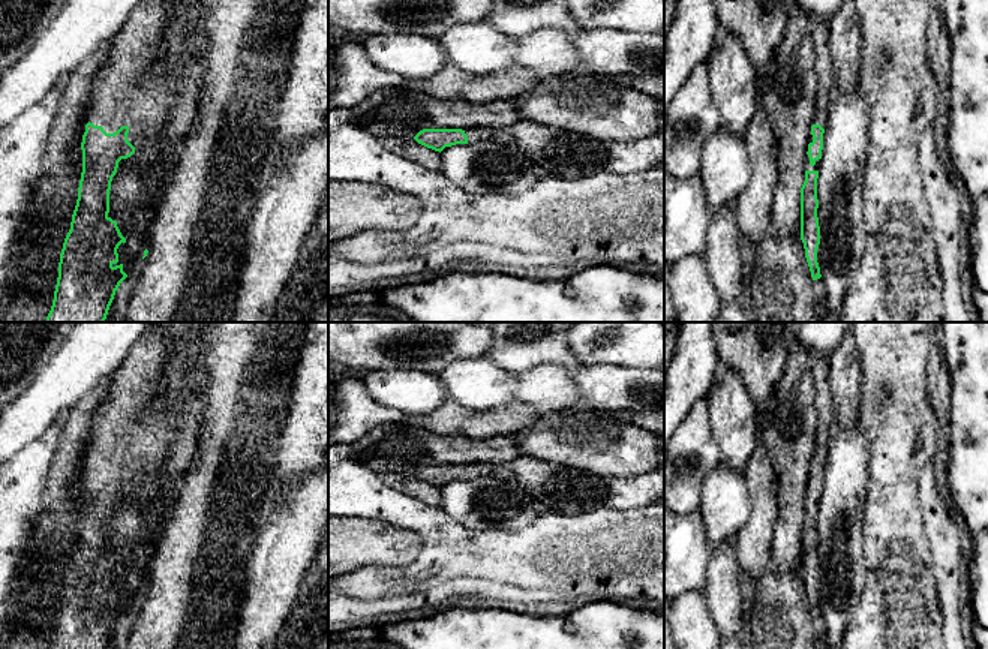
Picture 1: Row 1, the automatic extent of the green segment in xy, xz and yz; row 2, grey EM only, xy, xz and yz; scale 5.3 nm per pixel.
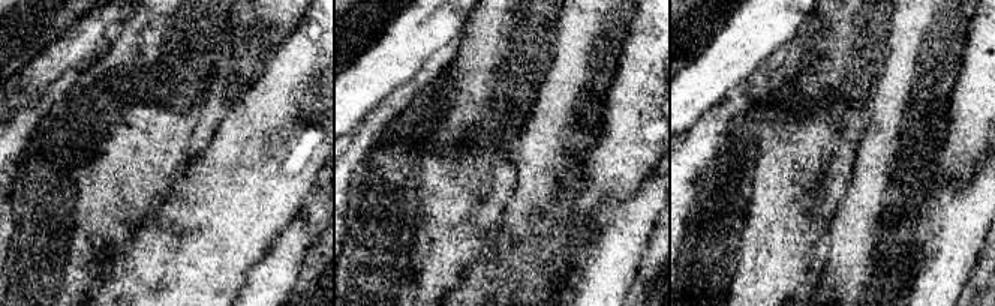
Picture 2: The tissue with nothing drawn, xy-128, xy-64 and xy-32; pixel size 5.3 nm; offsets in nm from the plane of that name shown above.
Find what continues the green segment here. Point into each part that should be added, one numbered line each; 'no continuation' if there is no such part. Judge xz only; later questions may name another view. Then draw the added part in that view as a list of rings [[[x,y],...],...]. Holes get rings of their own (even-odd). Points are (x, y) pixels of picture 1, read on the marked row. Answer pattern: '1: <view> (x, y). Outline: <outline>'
1: xz (474, 134). Outline: [[[465,127],[462,130],[468,136],[468,144],[483,139],[489,139],[499,144],[514,144],[514,136],[510,129]]]

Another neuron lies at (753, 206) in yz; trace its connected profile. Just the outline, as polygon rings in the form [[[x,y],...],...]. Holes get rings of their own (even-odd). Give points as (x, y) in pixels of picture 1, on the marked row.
[[[759,102],[744,135],[751,177],[735,202],[741,237],[754,246],[771,228],[771,199],[777,184],[777,142],[768,115]]]

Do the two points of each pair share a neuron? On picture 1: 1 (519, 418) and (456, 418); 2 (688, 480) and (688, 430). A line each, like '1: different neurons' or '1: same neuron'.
1: same neuron
2: same neuron

